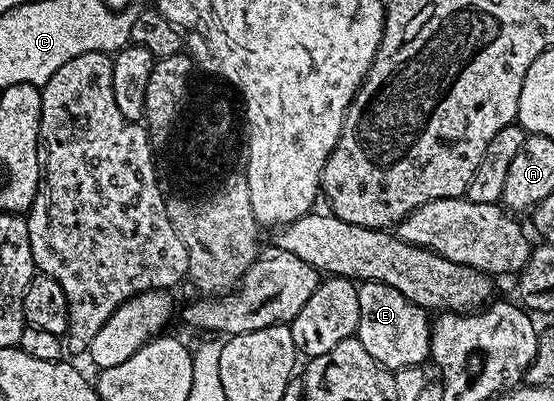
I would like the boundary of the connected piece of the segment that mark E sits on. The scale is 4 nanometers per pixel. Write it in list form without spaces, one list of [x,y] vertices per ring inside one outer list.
[[[362,281],[357,285],[357,298],[359,299],[359,323],[355,336],[363,348],[371,354],[385,369],[396,371],[413,366],[424,366],[430,360],[429,355],[429,331],[431,317],[426,310],[419,308],[411,299],[399,295],[395,287],[387,287],[387,283],[375,283],[374,281]]]

